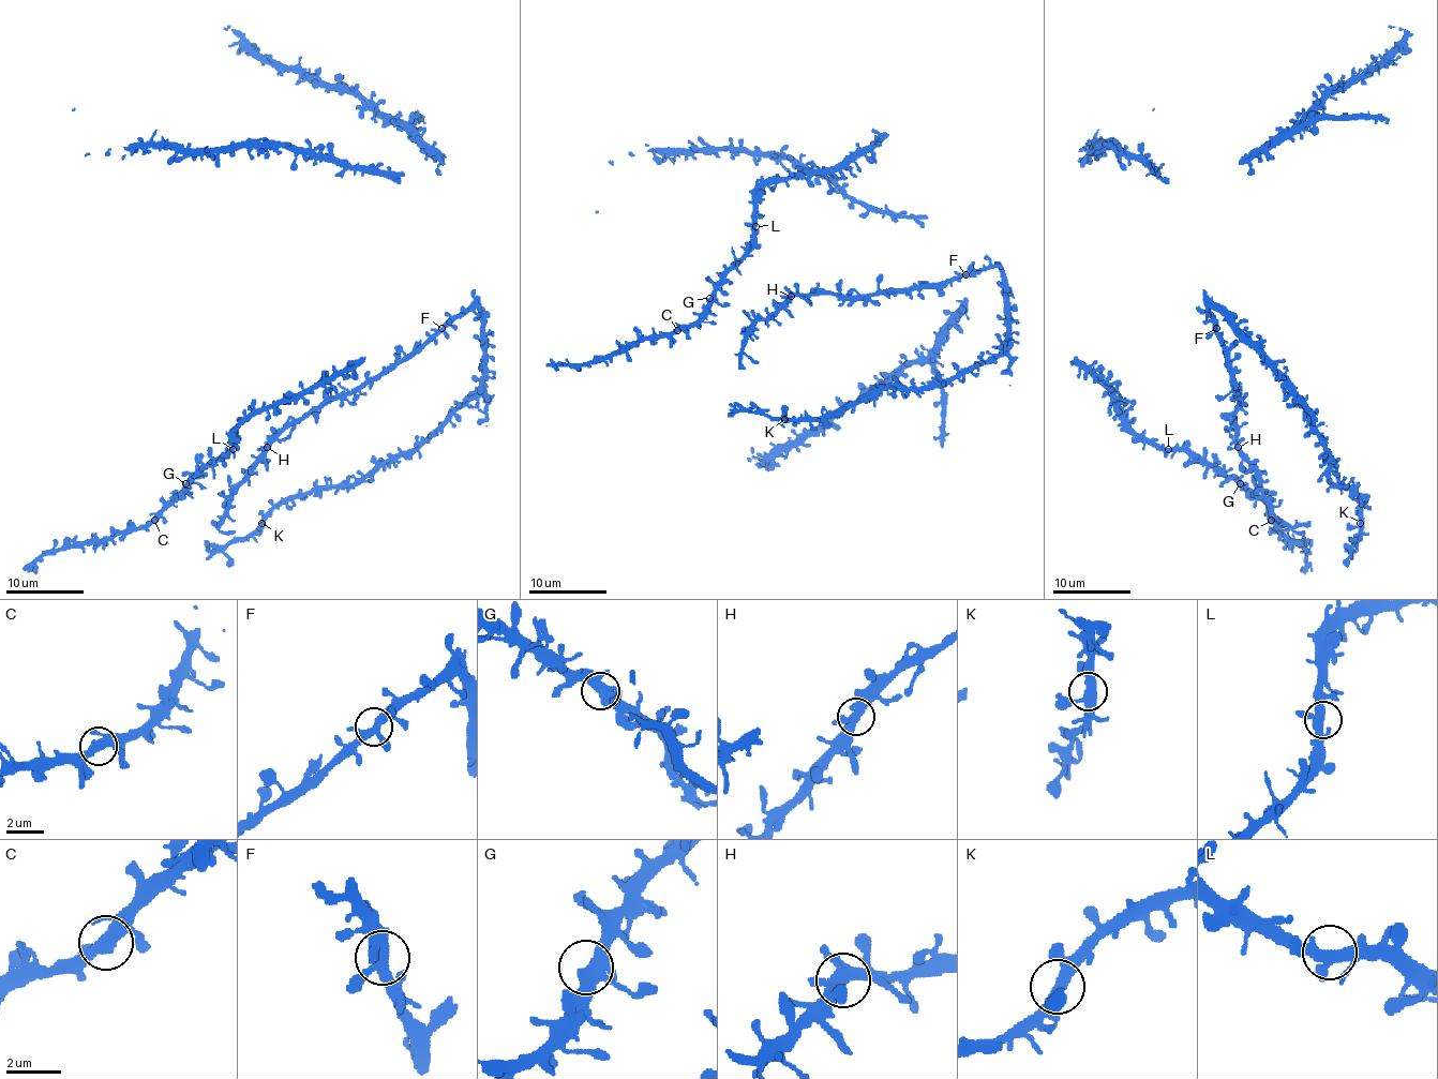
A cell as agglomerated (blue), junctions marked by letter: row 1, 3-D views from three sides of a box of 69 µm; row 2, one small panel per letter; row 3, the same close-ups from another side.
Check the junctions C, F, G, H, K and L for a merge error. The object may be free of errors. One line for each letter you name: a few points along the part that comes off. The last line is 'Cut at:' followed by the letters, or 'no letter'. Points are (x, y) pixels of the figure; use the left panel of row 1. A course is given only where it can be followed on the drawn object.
Cut at: no letter

